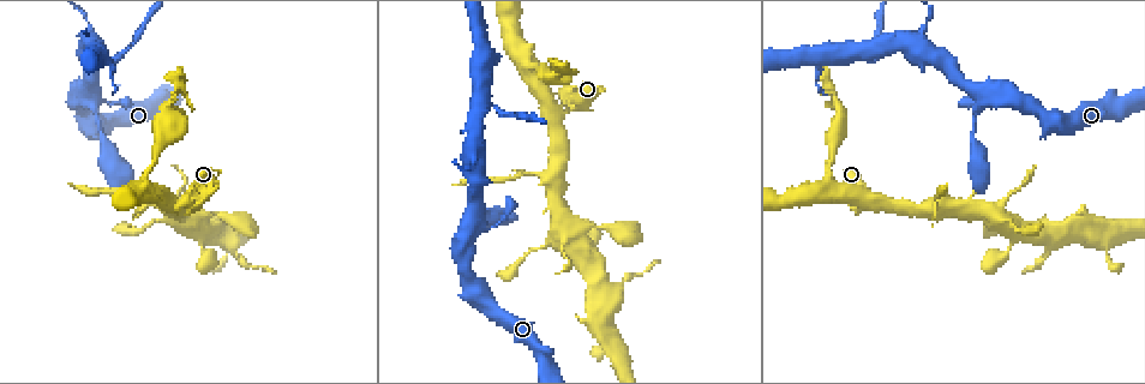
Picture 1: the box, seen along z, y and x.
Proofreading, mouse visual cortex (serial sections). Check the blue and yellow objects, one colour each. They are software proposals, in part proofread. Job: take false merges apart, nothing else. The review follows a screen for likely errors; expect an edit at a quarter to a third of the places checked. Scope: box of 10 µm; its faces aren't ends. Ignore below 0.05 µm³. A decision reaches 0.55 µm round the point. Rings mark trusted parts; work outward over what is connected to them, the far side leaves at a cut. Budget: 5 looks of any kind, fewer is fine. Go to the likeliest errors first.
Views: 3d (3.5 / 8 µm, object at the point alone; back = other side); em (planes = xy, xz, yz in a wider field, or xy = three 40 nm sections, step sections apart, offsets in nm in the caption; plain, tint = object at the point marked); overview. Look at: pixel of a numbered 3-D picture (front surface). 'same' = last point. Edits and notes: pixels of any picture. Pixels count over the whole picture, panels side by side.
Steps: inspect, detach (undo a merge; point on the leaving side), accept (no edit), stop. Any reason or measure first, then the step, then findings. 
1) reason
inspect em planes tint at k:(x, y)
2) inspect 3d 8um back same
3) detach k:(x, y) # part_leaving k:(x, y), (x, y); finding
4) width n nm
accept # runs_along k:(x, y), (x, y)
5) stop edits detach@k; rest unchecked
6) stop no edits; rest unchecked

thick turns thin
inspect 3d 8um at 1:(167, 104)

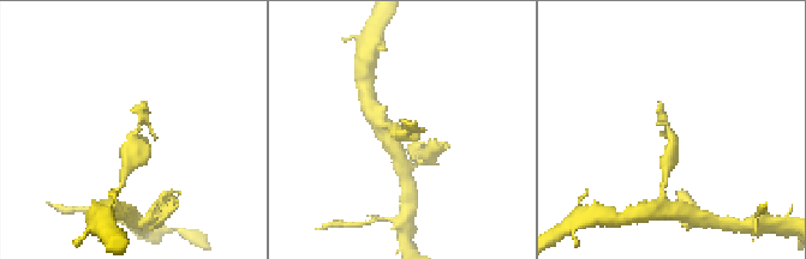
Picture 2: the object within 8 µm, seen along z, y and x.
now the EM
inspect em xy step 5 tint same

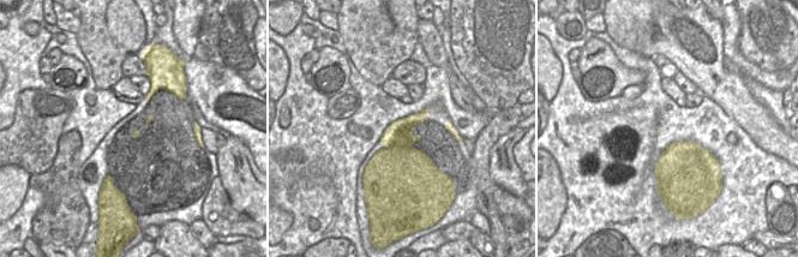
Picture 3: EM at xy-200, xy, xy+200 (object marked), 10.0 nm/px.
detach 2:(139, 108) # border 3:(426, 112), (414, 115); a second cell is stuck on

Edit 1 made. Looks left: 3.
sudden change in width
inspect 3d 3.5um at 1:(479, 102)

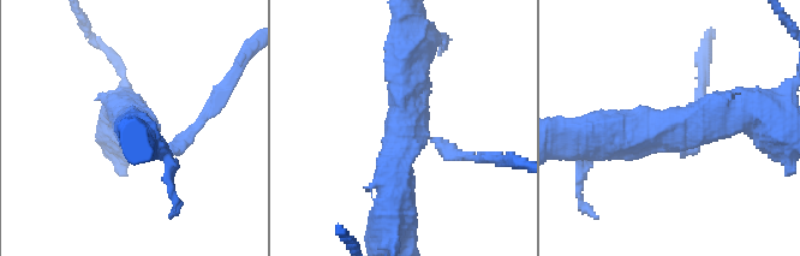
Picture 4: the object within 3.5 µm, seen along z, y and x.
arms 3; arm_widths 150, 450, 500 nm
inspect em planes tint at 4:(403, 130)

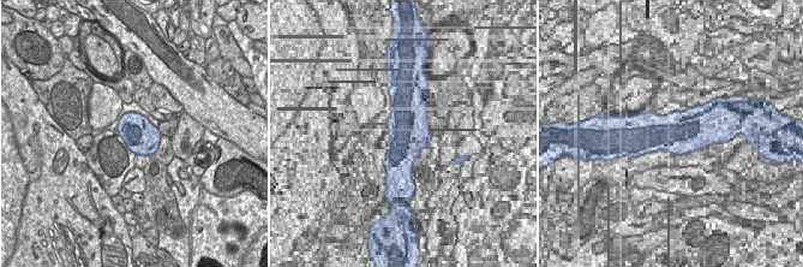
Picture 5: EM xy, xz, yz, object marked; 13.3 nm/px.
accept # runs_along 4:(748, 113), (597, 143); continuous, no second cell

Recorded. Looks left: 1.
stop edits detach@2; rest unchecked

